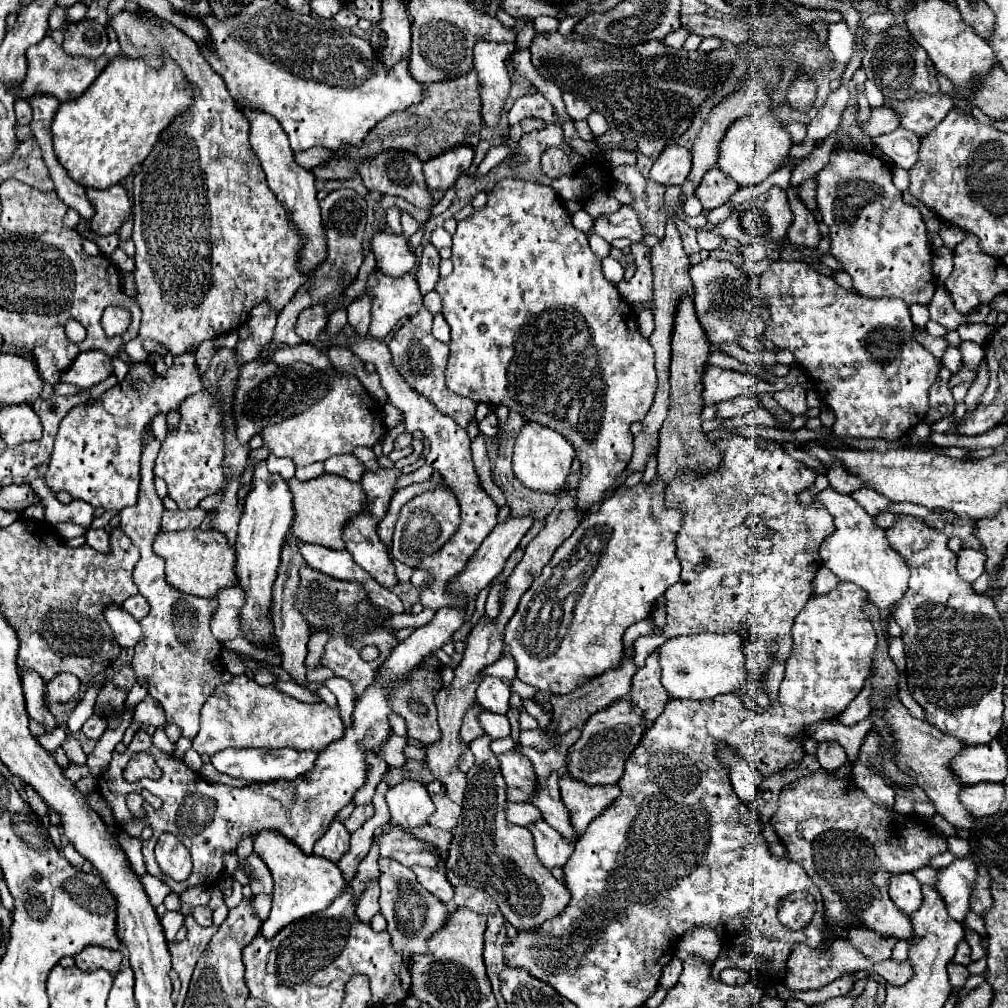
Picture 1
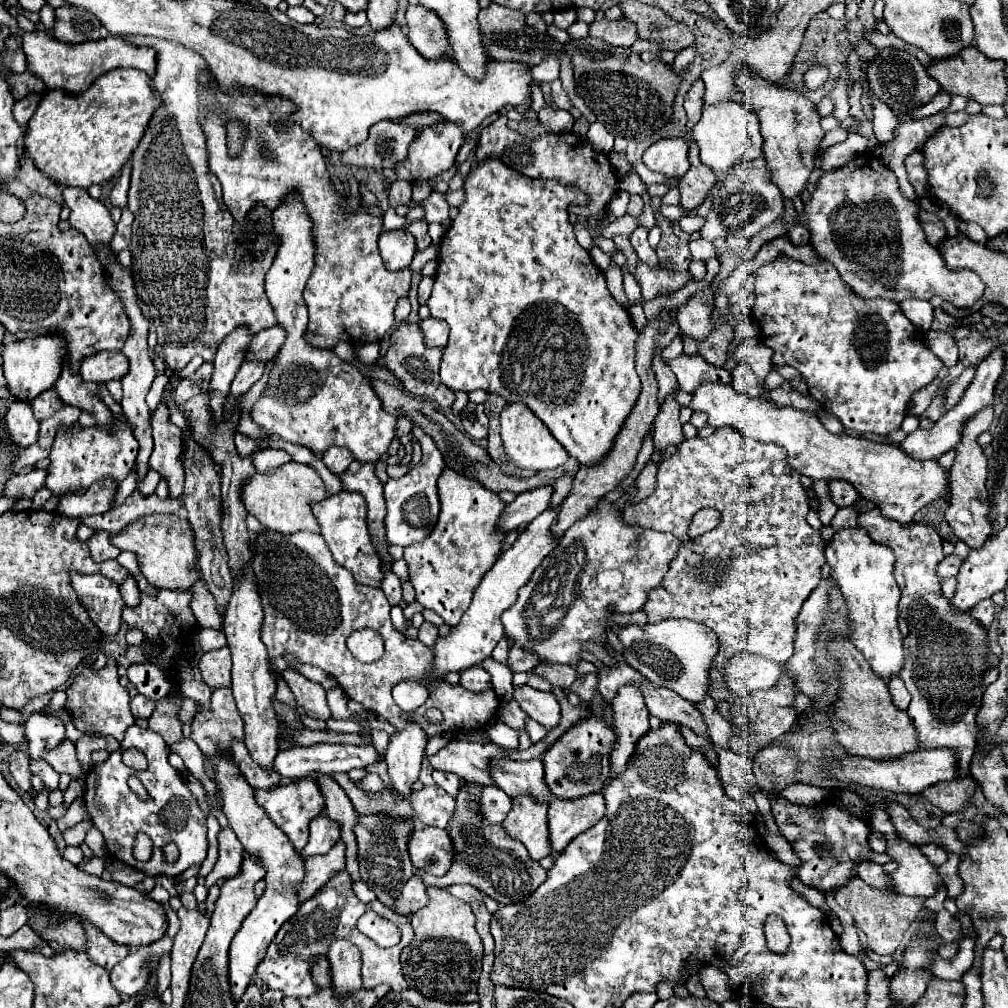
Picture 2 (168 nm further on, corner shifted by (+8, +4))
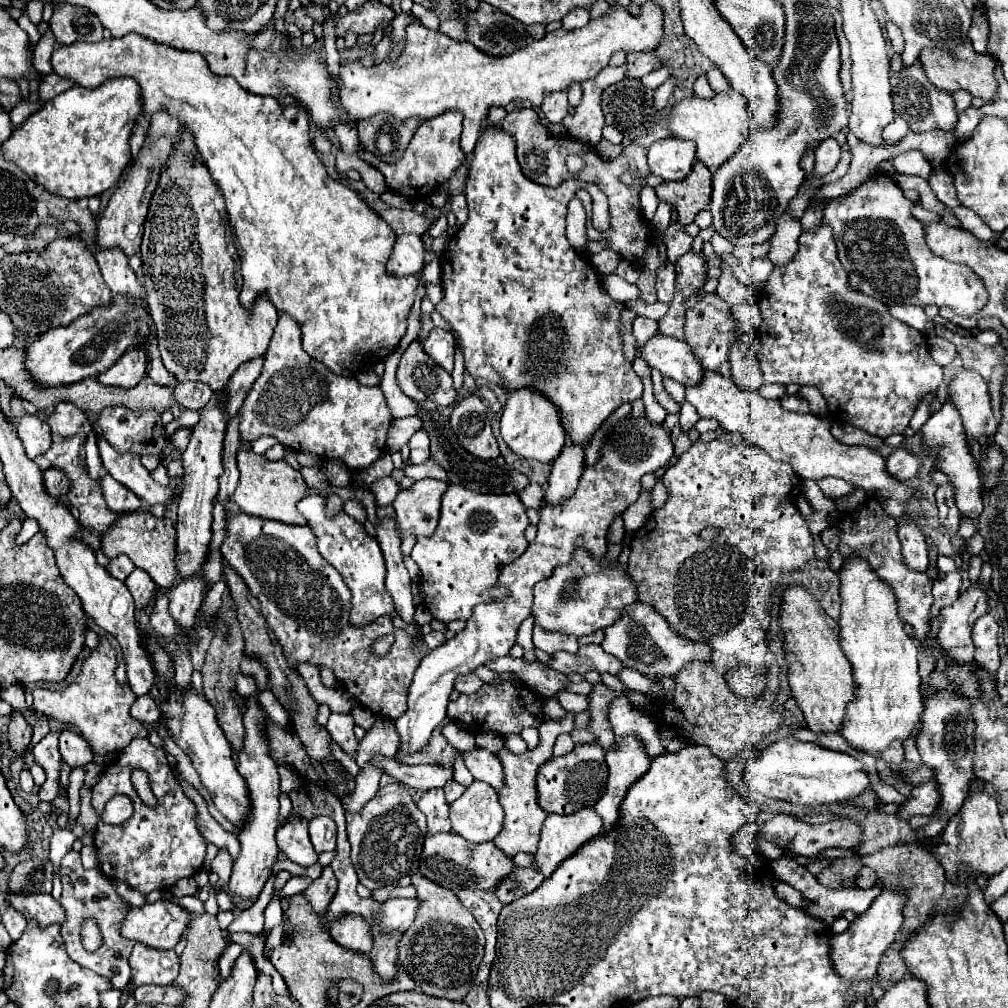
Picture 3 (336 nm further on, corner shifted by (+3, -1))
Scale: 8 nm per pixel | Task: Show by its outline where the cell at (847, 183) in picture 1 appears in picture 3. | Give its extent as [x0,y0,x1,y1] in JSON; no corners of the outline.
[823,174,987,316]

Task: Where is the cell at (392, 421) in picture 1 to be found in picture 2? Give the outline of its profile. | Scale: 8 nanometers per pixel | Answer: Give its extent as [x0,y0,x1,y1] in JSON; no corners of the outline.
[384,421,444,547]

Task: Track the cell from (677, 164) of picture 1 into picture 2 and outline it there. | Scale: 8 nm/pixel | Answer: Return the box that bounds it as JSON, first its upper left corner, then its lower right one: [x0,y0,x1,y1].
[642,137,690,179]

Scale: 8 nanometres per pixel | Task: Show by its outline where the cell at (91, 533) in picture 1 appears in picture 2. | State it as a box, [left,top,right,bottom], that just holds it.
[88,533,120,563]

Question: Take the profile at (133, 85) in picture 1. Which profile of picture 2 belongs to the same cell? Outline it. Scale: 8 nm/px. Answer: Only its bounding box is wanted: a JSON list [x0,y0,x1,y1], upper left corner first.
[24,69,158,189]

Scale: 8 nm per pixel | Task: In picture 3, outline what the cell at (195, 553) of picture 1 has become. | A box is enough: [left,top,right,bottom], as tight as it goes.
[101,512,179,590]

